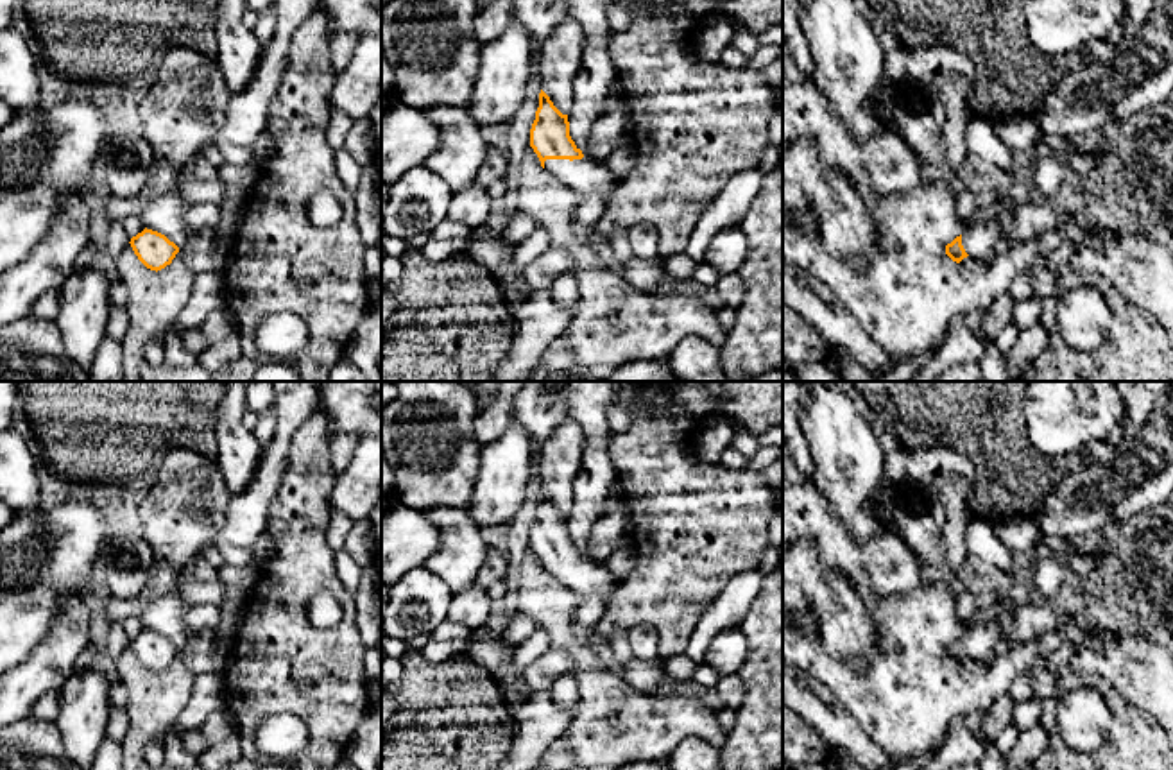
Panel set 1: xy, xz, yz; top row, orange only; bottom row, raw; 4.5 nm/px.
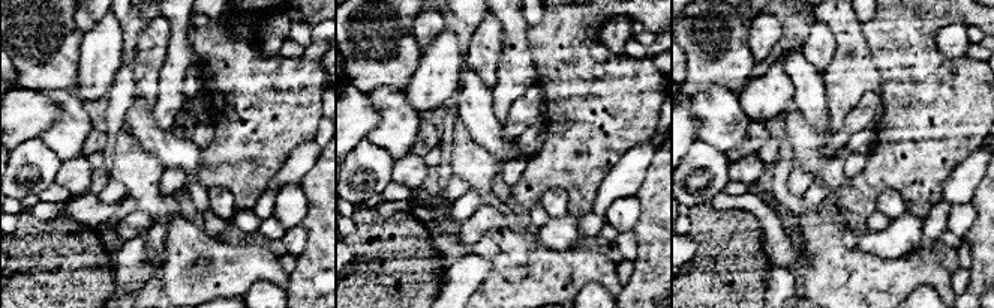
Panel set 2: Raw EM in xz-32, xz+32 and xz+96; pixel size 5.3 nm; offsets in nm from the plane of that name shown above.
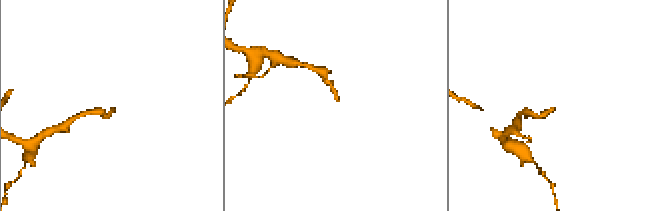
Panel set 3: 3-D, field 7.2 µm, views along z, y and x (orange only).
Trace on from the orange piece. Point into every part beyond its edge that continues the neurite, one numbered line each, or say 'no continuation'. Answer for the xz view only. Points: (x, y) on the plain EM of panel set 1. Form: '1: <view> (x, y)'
1: xz (586, 579)

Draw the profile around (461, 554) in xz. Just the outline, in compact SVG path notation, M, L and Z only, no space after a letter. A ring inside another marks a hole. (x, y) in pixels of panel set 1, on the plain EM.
M435 507L426 516L441 530L441 544L423 566L455 595L473 587L489 552L482 528L458 507Z

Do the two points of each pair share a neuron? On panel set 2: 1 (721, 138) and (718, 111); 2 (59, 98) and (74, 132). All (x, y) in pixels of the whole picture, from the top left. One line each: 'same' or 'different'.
1: same
2: same

